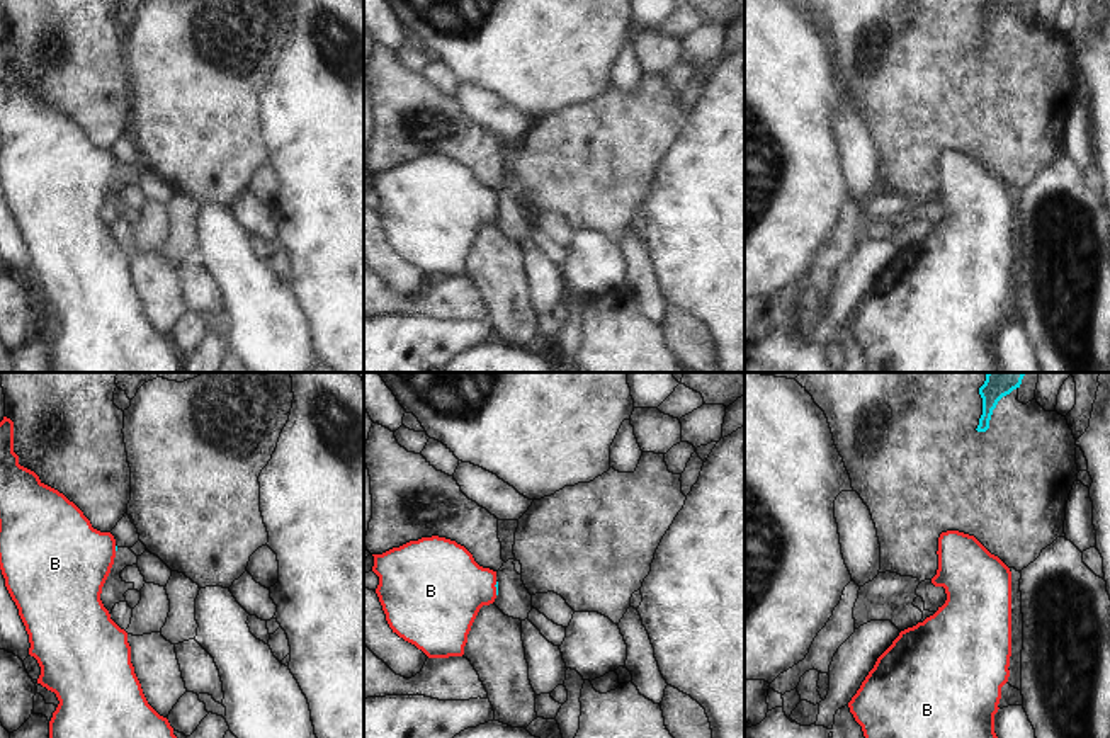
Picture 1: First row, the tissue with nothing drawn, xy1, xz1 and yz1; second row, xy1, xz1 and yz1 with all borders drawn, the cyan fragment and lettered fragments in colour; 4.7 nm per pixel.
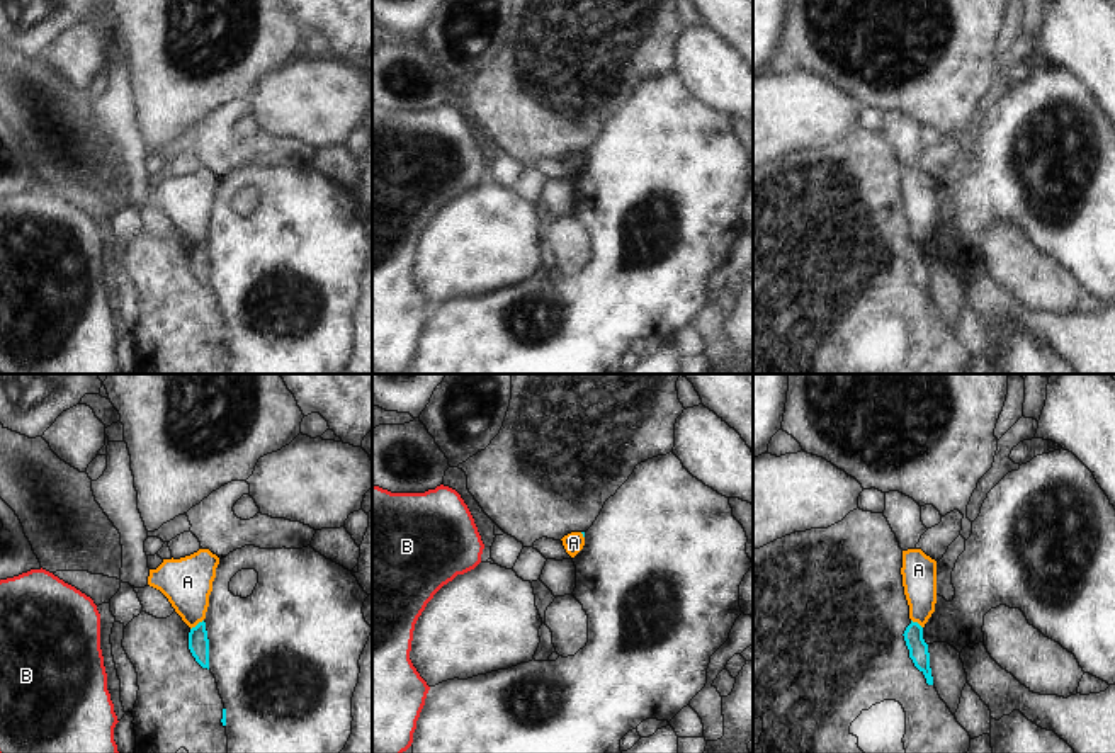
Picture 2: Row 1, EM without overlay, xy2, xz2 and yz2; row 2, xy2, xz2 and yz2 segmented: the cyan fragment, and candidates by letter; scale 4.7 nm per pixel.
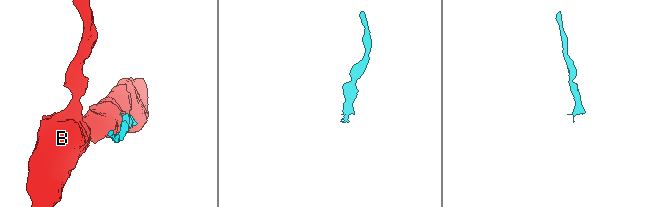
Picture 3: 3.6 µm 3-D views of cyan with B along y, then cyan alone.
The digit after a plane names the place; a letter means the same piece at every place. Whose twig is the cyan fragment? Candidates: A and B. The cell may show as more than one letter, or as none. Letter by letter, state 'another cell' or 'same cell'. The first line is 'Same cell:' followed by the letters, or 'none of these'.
Same cell: B
A: another cell
B: same cell

